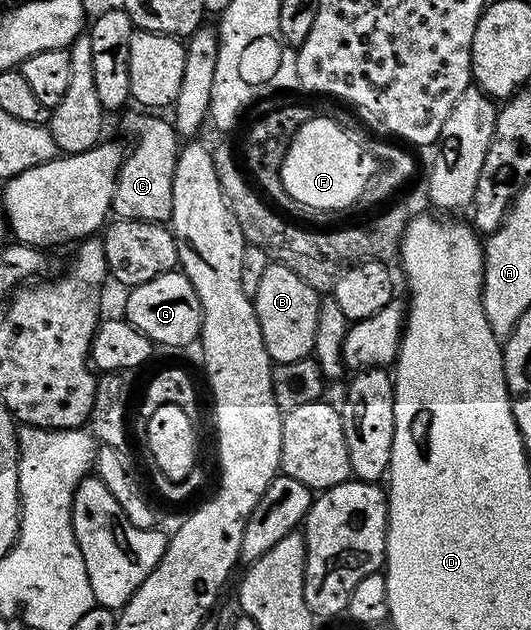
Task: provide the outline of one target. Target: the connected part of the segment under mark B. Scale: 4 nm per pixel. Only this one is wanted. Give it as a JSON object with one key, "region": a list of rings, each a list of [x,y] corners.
{"region":[[[270,263],[263,275],[258,277],[257,288],[252,290],[251,296],[270,361],[279,365],[295,363],[295,359],[303,359],[312,354],[315,323],[319,315],[318,290],[299,279],[299,275],[291,271],[291,267]]]}

